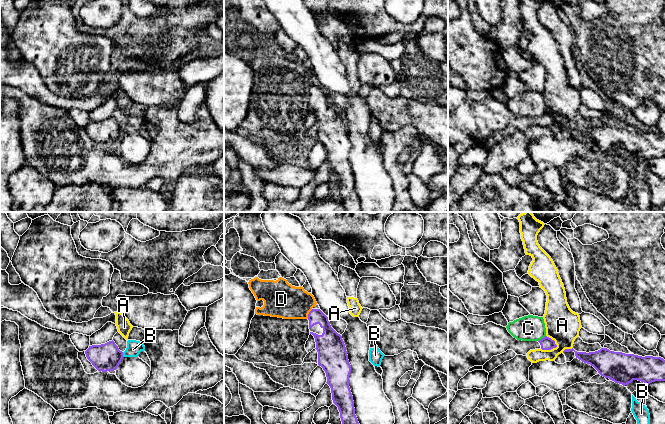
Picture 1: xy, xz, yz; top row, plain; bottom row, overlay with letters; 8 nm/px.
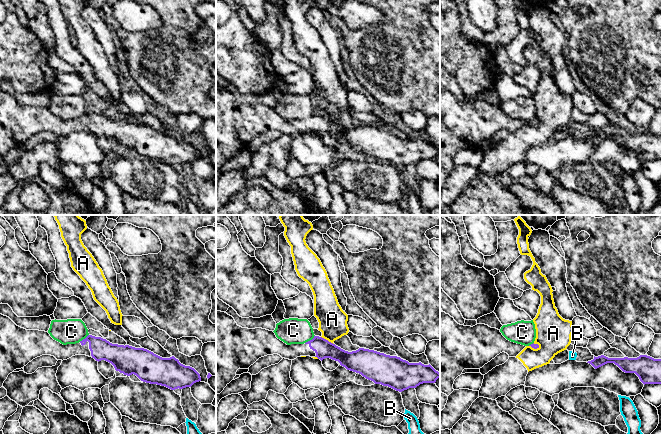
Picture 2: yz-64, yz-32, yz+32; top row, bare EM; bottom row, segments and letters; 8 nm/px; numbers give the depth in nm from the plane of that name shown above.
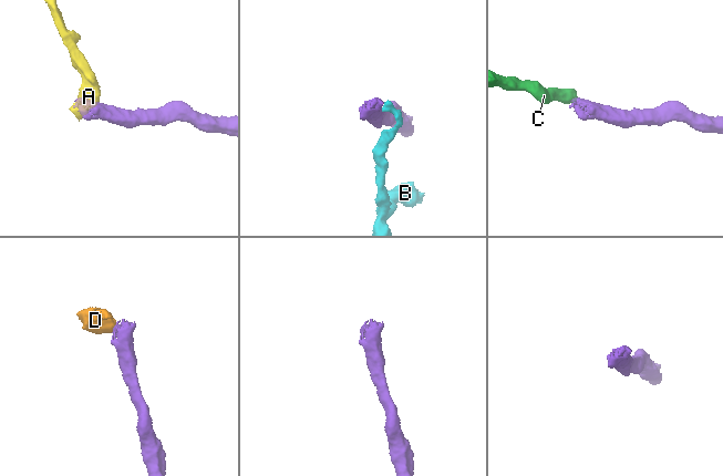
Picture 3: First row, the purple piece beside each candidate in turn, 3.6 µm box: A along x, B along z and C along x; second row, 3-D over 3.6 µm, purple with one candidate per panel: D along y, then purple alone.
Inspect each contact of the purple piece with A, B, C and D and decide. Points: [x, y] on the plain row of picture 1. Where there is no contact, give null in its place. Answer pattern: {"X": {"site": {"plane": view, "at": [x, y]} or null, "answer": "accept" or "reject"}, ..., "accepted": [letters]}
{"A": {"site": {"plane": "yz", "at": [554, 117]}, "answer": "reject"}, "B": {"site": {"plane": "xy", "at": [122, 130]}, "answer": "reject"}, "C": {"site": {"plane": "yz", "at": [542, 114]}, "answer": "reject"}, "D": {"site": {"plane": "xz", "at": [308, 90]}, "answer": "reject"}, "accepted": []}

